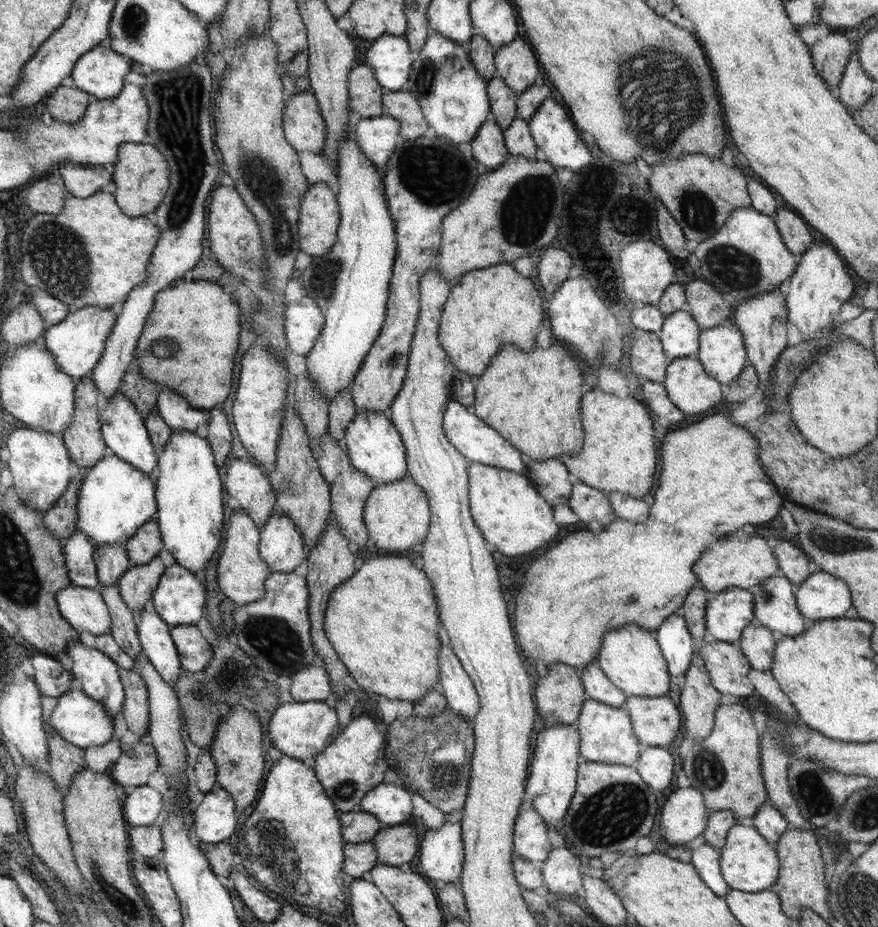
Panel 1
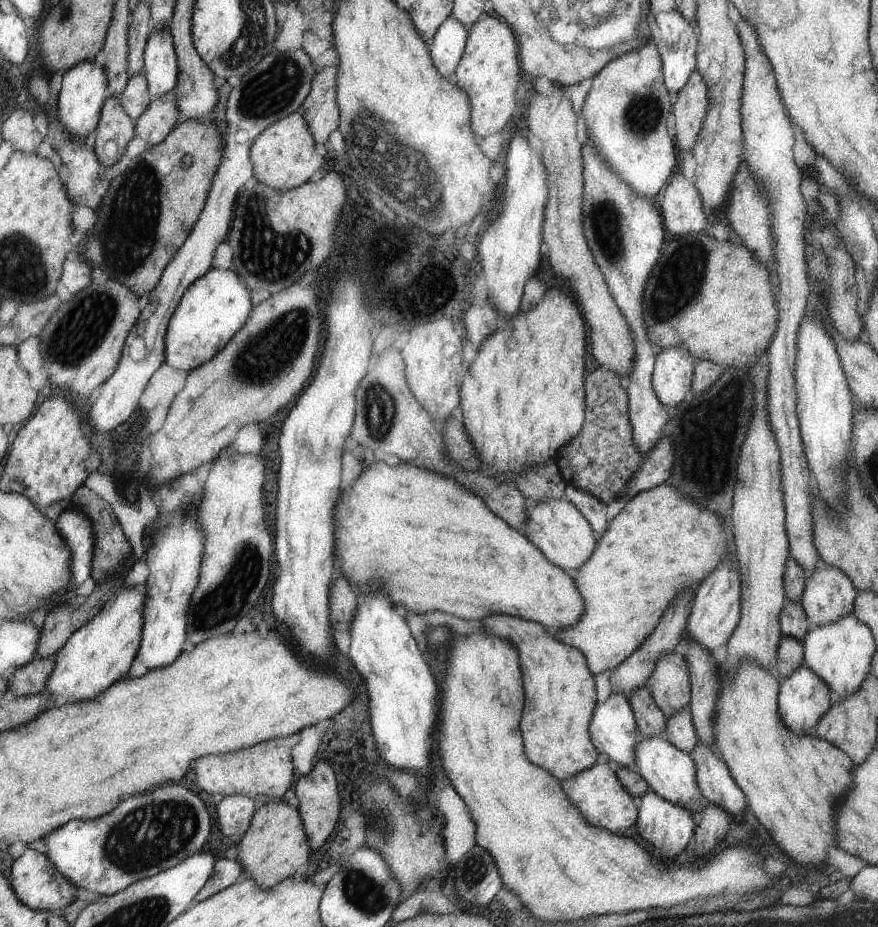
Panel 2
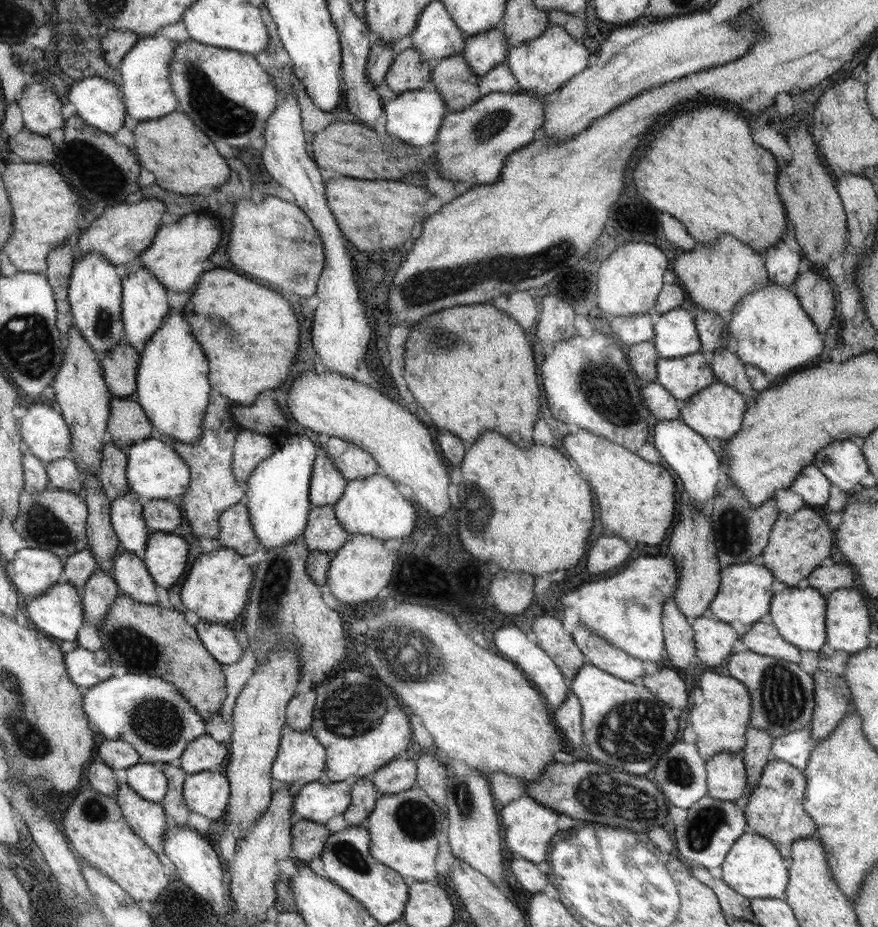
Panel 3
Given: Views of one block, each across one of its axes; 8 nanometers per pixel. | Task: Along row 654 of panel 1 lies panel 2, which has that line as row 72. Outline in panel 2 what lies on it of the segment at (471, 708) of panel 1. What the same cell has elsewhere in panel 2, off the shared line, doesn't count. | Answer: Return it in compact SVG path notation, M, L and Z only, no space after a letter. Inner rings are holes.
M452 16L448 17L433 36L430 45L433 62L440 73L452 80L456 76L461 58L465 54L469 31Z

